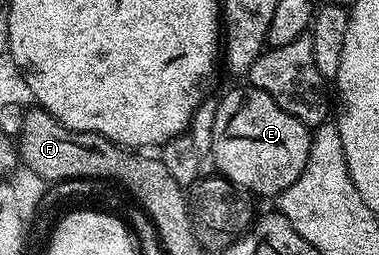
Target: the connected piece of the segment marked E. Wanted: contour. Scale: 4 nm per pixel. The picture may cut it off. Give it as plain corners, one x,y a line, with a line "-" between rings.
251,85
236,87
228,91
220,99
216,112
212,115
212,159
223,178
229,179
245,192
256,195
279,196
302,173
306,161
310,157
312,131
307,123
298,121
298,117
290,117
286,109
282,109
262,89

